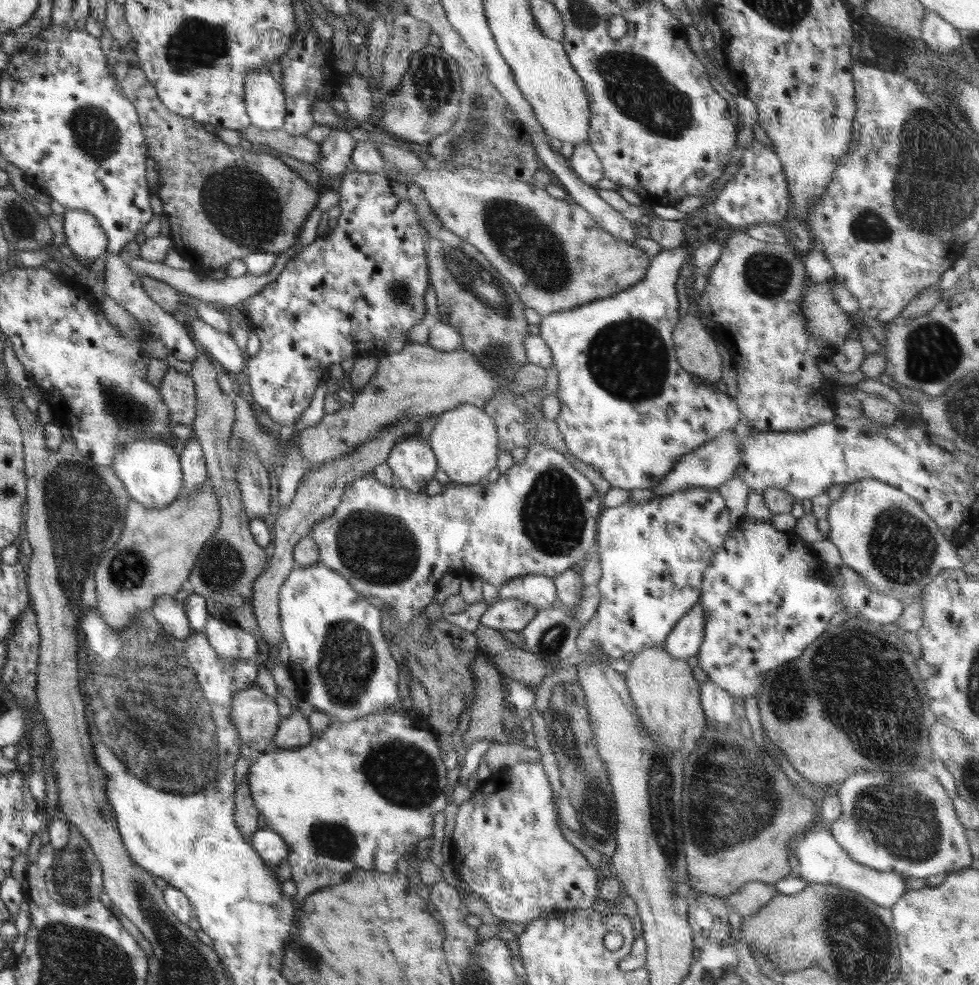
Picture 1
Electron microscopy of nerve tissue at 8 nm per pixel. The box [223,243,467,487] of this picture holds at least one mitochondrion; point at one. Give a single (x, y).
(398, 293)

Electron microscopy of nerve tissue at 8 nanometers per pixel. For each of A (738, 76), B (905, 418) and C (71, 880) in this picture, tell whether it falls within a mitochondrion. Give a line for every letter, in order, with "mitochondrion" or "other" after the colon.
A: other
B: other
C: mitochondrion

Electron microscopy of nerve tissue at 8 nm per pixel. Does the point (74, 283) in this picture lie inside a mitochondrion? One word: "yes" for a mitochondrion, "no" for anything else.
no

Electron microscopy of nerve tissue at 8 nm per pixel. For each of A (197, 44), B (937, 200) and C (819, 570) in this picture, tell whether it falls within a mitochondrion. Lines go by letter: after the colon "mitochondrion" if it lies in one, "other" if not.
A: mitochondrion
B: mitochondrion
C: other

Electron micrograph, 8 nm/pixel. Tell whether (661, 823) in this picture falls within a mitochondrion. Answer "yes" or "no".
yes

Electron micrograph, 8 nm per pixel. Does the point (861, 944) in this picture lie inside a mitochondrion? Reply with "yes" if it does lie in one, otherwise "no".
yes

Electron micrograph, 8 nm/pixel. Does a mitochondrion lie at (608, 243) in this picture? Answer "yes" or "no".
no

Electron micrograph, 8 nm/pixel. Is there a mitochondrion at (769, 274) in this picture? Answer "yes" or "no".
yes

